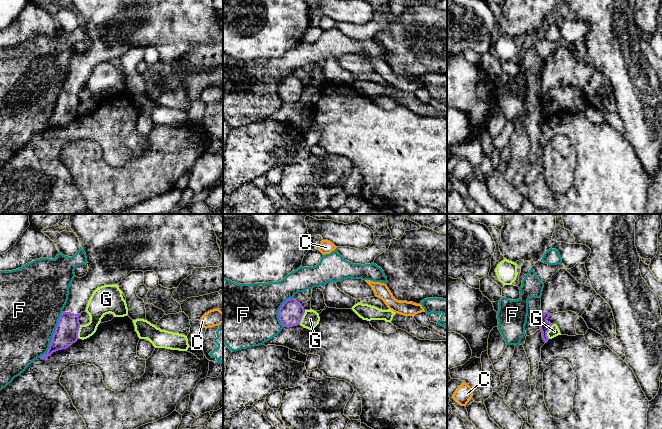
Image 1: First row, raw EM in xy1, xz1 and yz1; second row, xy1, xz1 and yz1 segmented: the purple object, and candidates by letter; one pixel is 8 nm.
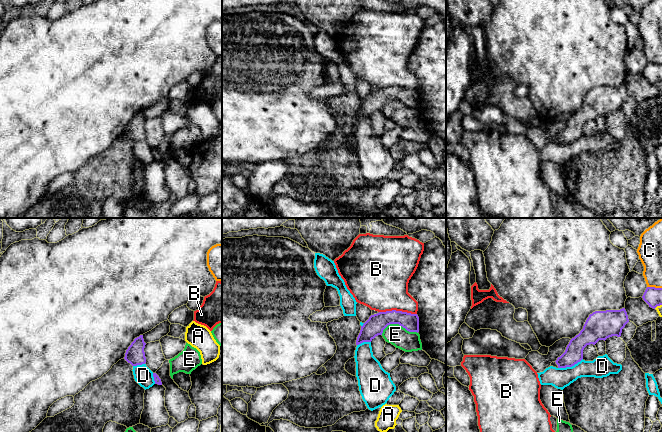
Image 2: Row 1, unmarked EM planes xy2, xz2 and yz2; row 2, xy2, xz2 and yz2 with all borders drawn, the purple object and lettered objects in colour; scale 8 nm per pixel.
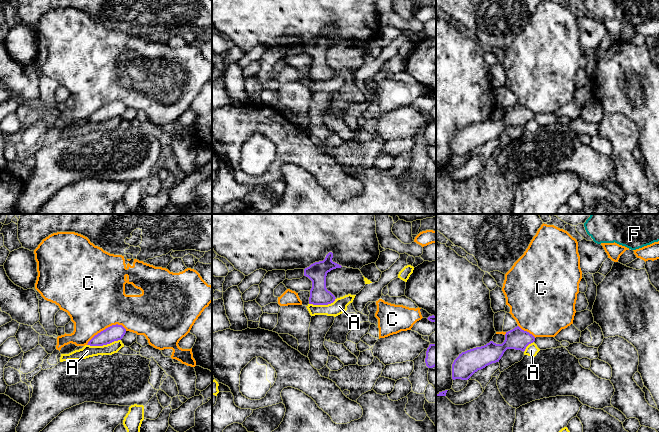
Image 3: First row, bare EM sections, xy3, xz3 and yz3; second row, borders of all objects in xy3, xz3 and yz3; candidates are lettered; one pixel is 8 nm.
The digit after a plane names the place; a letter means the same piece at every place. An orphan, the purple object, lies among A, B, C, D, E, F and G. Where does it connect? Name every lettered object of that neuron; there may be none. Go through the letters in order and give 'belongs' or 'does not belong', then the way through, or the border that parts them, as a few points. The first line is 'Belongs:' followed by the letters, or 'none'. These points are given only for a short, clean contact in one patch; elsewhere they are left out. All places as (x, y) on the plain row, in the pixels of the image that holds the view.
Belongs: none
A: does not belong; border xy3 (120, 115), (102, 121), (87, 121)
B: does not belong
C: does not belong
D: does not belong; border yz2 (582, 134), (571, 142), (558, 144)
E: does not belong; border xz2 (417, 109), (407, 107), (398, 100), (389, 100), (381, 110)
F: does not belong
G: does not belong; border yz1 (553, 100), (547, 108), (548, 114)

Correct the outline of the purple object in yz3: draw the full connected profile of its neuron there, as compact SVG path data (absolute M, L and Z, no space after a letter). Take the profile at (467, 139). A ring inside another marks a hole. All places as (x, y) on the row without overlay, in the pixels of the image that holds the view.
M519 102L506 108L502 120L490 117L484 122L476 123L459 130L452 140L452 155L468 156L475 148L486 142L499 138L507 125L525 127L535 117L535 113Z

